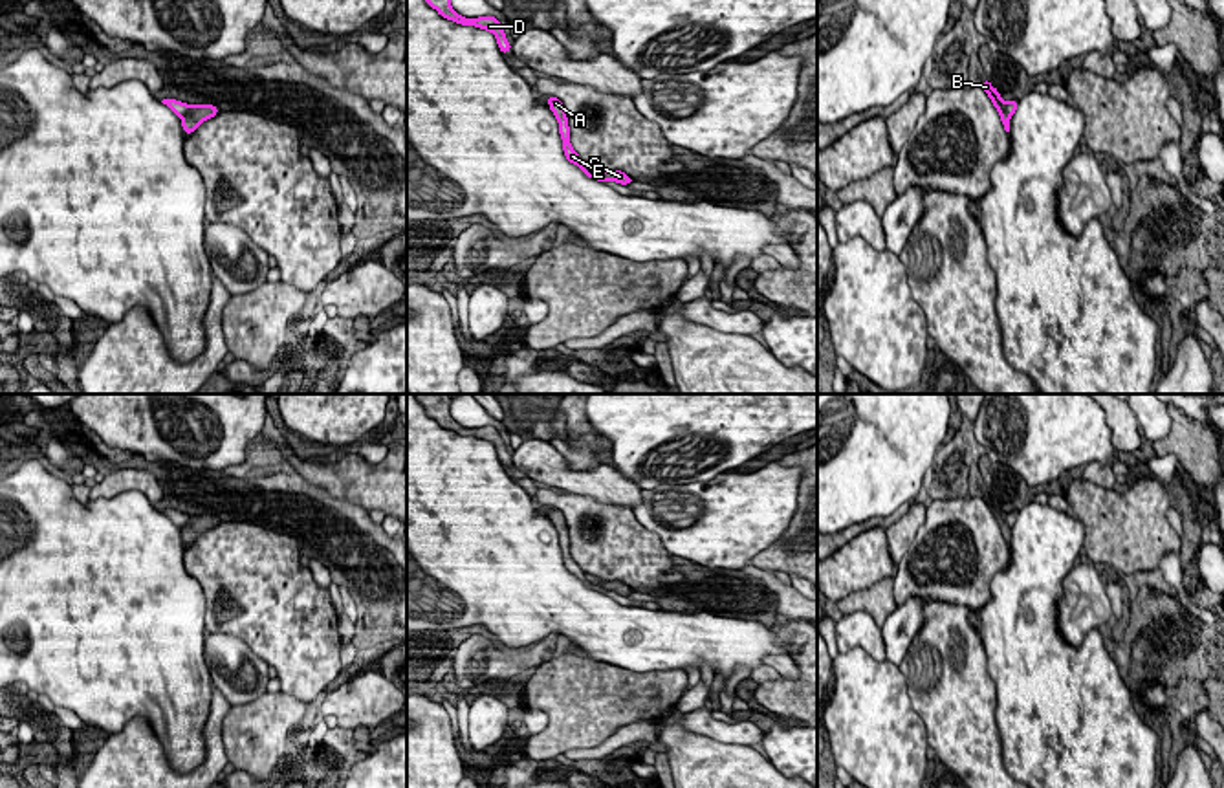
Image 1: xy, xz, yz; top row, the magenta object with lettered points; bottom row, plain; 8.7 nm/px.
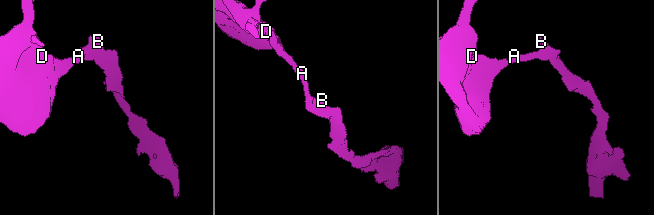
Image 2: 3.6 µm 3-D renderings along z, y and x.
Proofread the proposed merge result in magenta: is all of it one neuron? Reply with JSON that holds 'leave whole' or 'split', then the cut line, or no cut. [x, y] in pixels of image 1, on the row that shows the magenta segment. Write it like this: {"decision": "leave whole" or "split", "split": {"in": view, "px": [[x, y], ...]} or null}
{"decision": "split", "split": {"in": "xz", "px": [[585, 165], [605, 180]]}}

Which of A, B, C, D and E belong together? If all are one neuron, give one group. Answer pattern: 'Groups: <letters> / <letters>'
Groups: A D E / B C

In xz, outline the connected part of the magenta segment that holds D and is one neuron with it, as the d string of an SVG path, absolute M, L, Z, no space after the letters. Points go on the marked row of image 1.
M425 0L425 2L432 9L436 9L440 16L443 16L447 20L453 20L460 26L475 26L475 27L491 31L497 38L498 49L502 53L511 51L511 44L508 42L506 33L497 16L487 15L487 16L478 16L478 18L465 18L453 9L451 0Z

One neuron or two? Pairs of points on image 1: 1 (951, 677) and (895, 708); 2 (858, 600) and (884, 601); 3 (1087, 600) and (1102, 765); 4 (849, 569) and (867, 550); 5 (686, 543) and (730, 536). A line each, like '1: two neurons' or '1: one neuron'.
1: two neurons
2: one neuron
3: two neurons
4: one neuron
5: one neuron

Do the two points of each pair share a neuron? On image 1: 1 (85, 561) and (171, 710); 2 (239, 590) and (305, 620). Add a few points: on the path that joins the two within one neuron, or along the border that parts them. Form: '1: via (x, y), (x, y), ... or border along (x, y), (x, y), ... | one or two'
1: via (76, 600), (76, 623), (132, 680) | one
2: via (255, 590), (288, 620) | one

